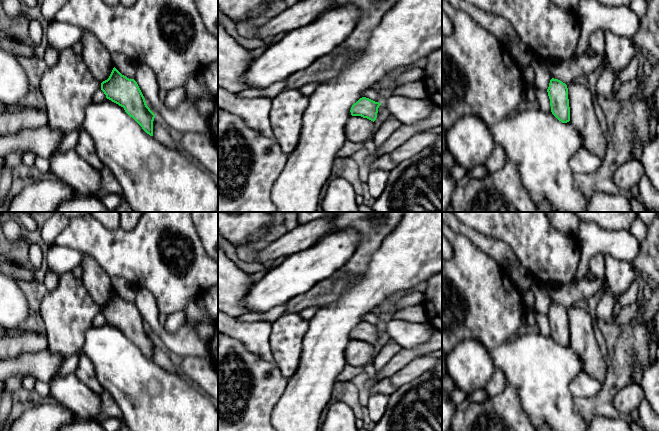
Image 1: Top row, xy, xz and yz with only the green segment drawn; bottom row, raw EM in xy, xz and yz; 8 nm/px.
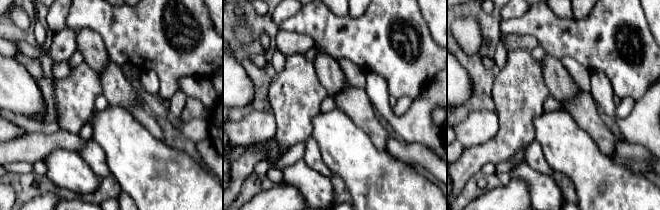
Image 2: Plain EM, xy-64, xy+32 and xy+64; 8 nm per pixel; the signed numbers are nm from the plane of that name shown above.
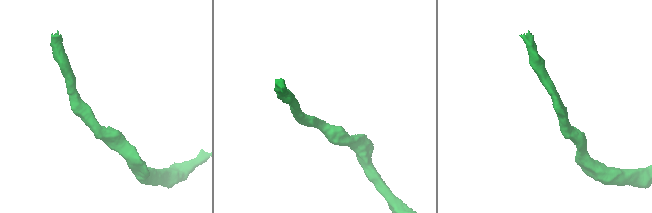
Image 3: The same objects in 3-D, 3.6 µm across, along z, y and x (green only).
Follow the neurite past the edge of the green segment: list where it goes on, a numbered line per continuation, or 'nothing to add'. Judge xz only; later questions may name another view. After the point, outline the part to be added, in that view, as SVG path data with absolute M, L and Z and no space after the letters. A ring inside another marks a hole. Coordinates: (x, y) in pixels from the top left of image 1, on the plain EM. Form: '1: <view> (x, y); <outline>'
1: xz (357, 353); M351 340L345 349L347 364L364 368L373 363L375 358L374 346L361 340Z

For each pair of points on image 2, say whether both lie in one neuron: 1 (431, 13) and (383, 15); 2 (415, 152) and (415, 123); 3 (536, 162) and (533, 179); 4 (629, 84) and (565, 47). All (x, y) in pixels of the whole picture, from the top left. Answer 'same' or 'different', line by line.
1: different
2: different
3: different
4: same

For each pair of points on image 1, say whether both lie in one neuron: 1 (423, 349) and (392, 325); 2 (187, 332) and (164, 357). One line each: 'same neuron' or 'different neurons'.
1: different neurons
2: different neurons

